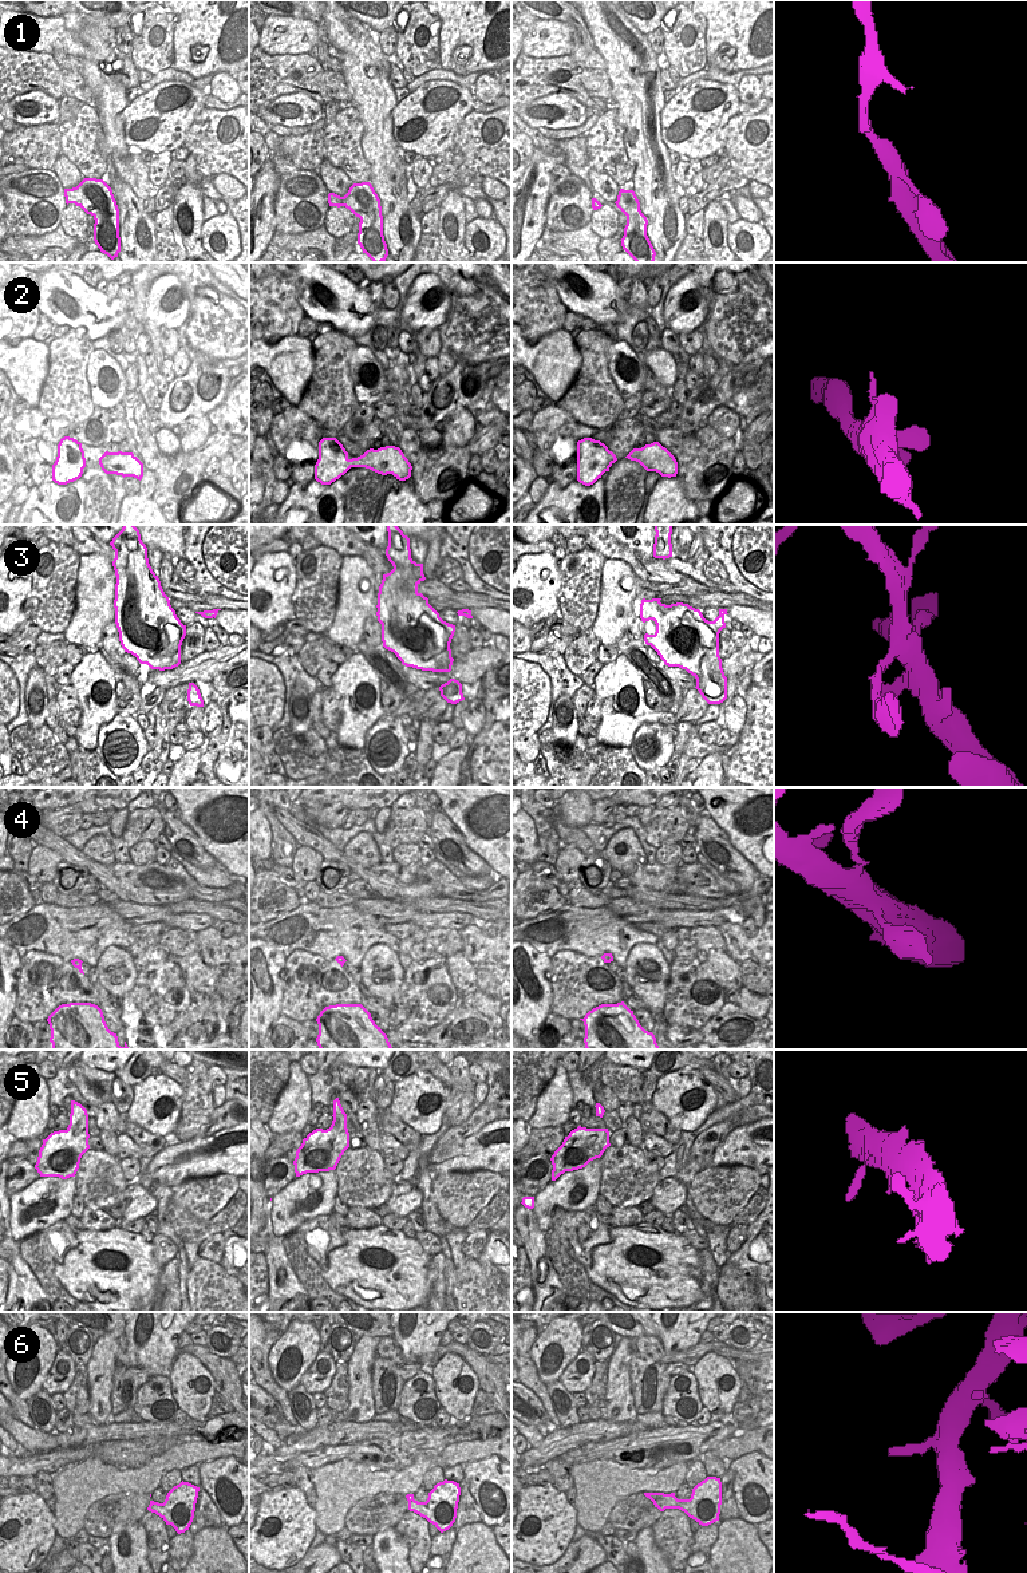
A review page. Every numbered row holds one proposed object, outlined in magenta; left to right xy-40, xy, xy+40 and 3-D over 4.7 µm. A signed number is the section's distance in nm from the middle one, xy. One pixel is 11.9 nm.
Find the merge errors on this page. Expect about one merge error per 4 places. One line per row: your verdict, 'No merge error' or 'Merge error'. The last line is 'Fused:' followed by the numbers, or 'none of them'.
1: No merge error
2: No merge error
3: No merge error
4: No merge error
5: No merge error
6: No merge error
Fused: none of them

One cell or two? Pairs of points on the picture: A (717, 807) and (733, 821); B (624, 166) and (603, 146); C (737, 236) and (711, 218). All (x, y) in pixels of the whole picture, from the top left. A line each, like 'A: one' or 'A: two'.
A: one
B: one
C: two

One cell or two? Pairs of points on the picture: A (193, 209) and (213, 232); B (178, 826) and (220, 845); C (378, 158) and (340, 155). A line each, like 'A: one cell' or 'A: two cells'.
A: two cells
B: two cells
C: two cells

